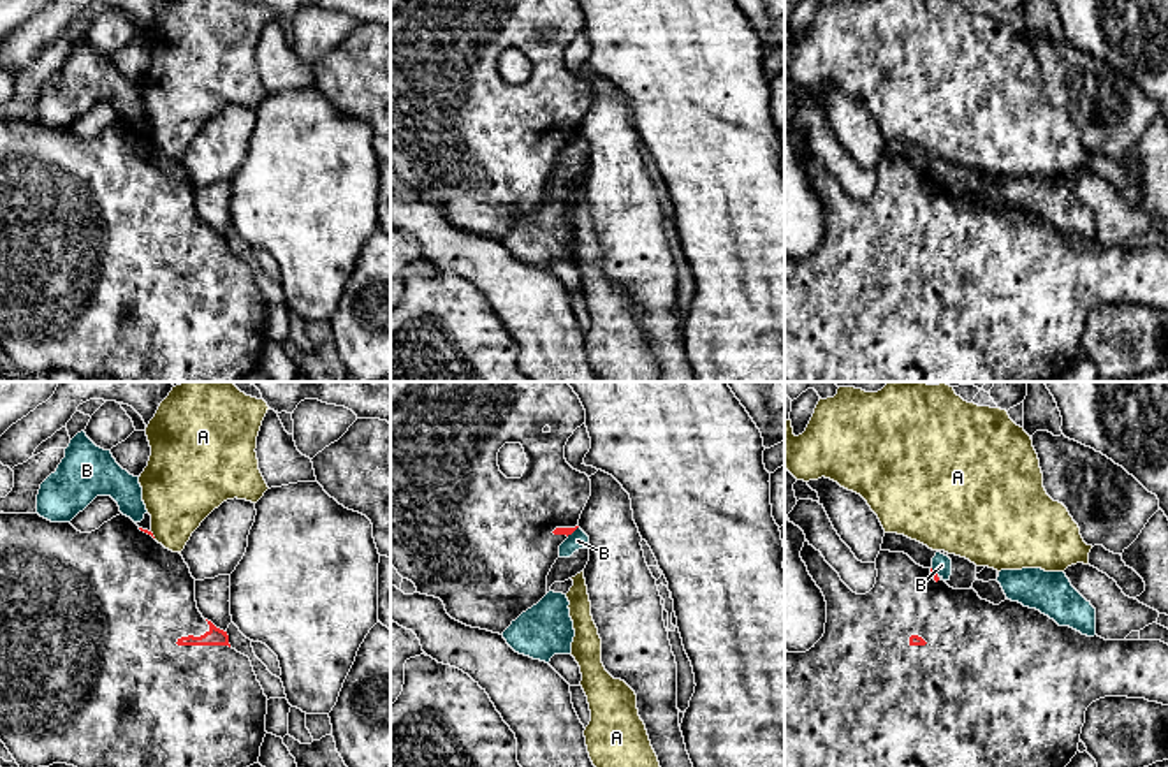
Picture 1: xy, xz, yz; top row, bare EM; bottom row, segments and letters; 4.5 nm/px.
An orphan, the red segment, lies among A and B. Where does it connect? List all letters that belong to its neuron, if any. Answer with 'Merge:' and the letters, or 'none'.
Merge: none

